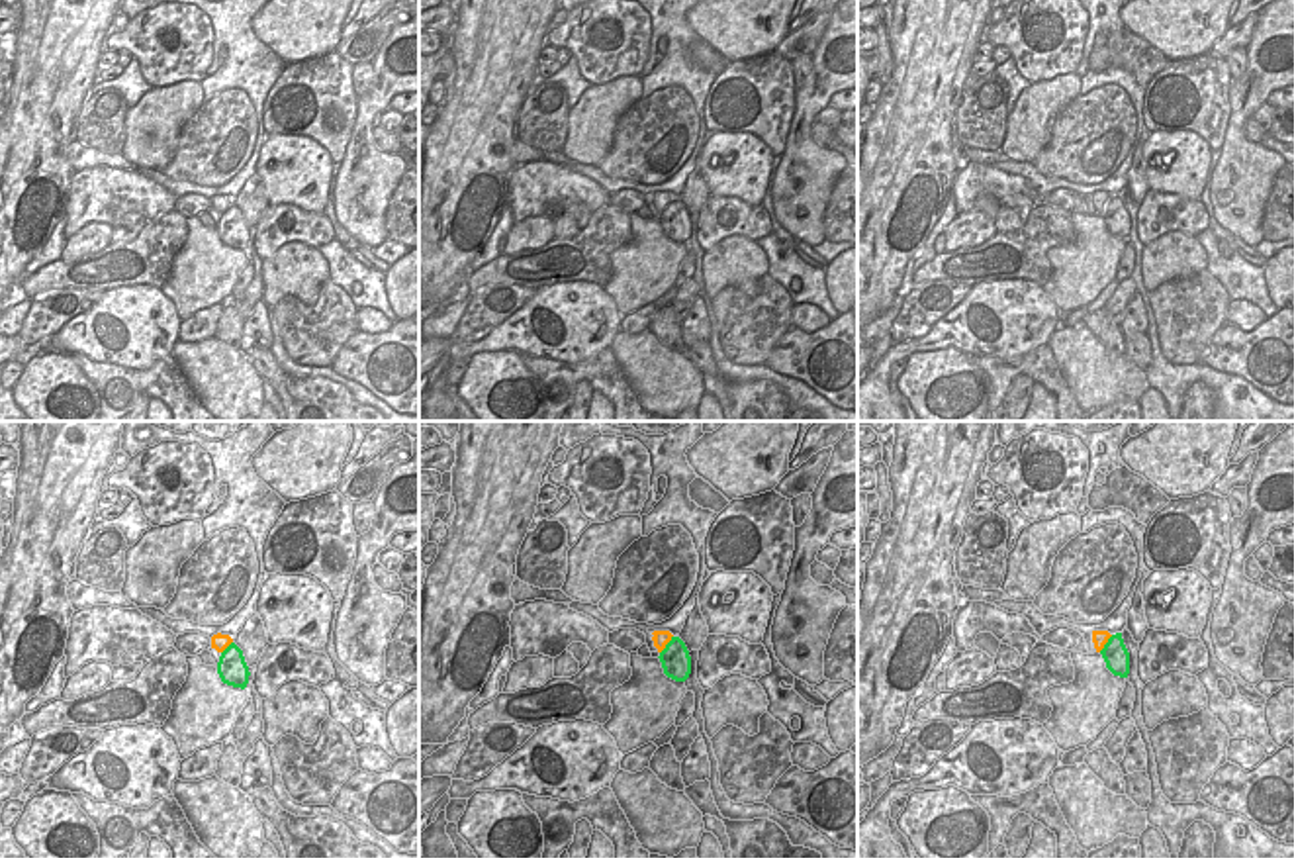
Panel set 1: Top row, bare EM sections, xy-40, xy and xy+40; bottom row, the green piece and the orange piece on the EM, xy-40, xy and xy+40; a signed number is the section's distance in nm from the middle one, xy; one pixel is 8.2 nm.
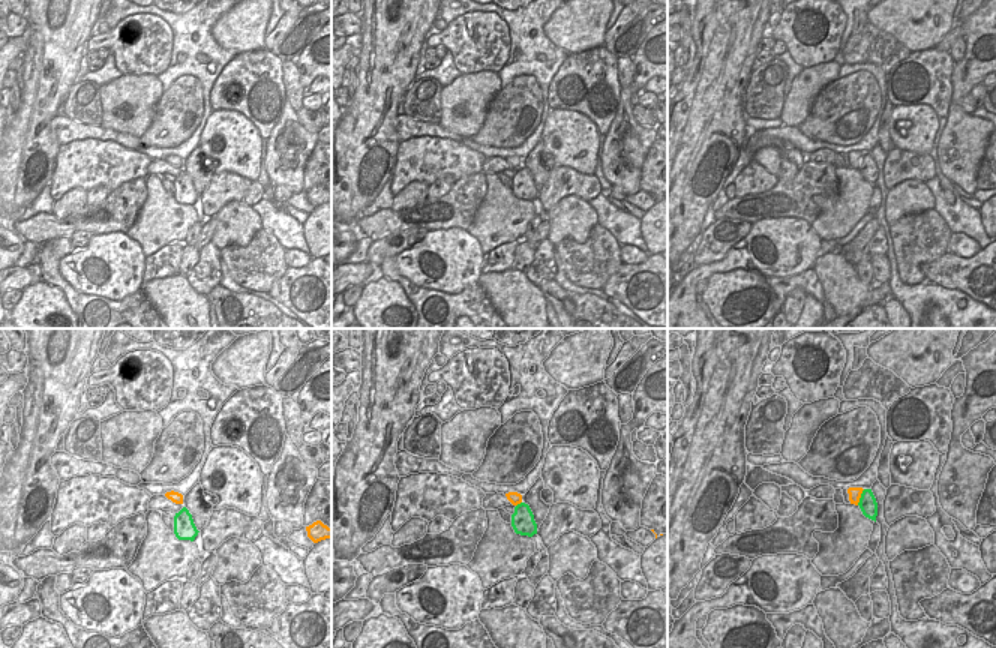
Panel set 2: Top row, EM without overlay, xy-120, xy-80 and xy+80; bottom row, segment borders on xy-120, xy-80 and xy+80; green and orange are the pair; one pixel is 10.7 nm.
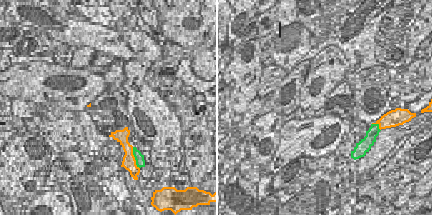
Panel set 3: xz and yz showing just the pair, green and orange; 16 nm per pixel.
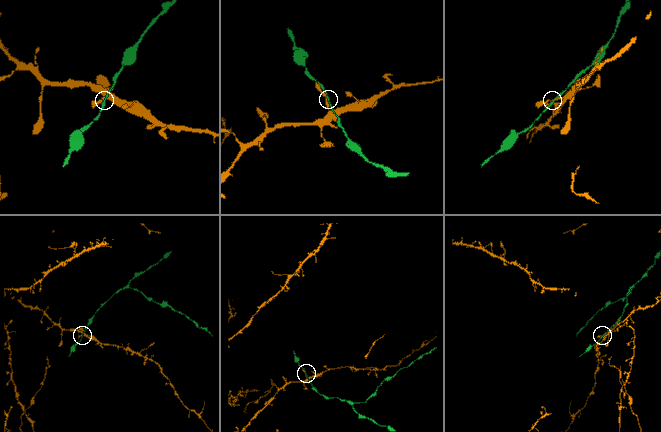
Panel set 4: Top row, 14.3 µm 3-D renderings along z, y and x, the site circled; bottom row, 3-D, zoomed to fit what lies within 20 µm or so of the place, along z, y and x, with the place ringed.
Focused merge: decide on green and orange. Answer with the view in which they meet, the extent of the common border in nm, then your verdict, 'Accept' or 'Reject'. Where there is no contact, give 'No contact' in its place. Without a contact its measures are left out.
Touches green in xy. Shared border 190 nm. Reject.

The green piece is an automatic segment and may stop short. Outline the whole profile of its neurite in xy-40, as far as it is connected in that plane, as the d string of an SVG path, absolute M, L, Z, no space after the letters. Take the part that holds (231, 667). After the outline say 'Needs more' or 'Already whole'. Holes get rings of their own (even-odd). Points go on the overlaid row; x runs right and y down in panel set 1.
M231 643L219 656L217 674L223 684L245 690L249 684L249 666L243 650Z. Already whole.

